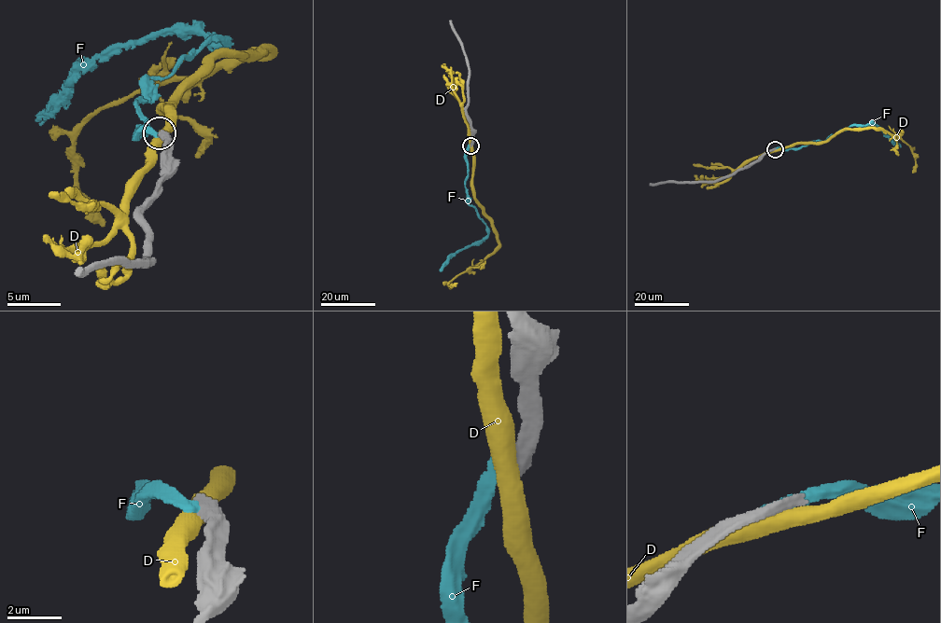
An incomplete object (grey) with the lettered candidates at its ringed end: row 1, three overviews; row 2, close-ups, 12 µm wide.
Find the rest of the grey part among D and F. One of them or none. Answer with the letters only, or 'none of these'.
none of these

